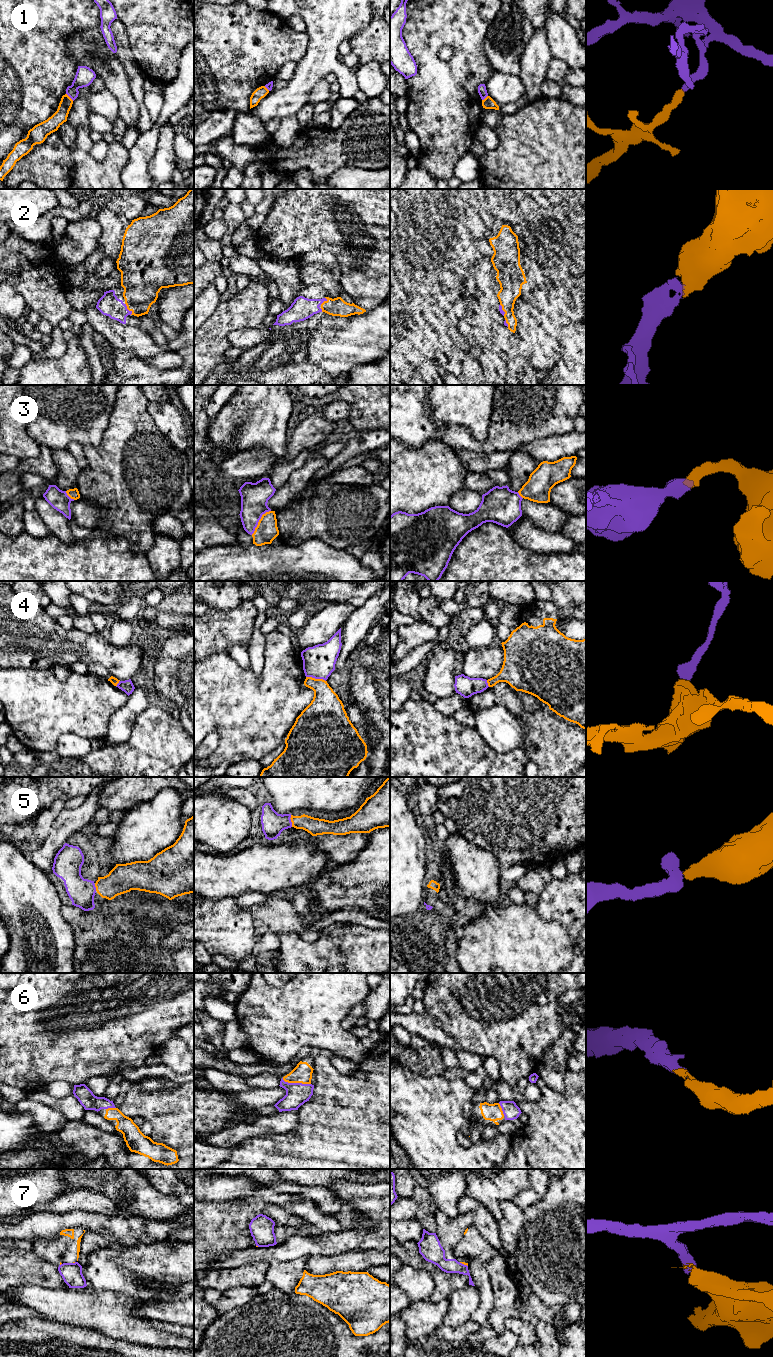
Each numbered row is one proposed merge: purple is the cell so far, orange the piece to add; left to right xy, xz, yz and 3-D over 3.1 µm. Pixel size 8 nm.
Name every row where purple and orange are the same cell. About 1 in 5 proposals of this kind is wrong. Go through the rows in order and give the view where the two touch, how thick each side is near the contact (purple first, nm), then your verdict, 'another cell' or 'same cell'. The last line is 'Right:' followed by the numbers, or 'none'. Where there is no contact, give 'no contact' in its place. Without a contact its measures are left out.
1: meets purple in xy; 150 nm thick on the purple side, 110 nm on the other; another cell
2: meets purple in xy; 170 nm thick on the purple side, 320 nm on the other; same cell
3: meets purple in xz; 220 nm thick on the purple side, 180 nm on the other; same cell
4: meets purple in xz; 260 nm thick on the purple side, 260 nm on the other; another cell
5: meets purple in xz; 180 nm thick on the purple side, 140 nm on the other; same cell
6: meets purple in xz; 180 nm thick on the purple side, 160 nm on the other; same cell
7: meets purple in yz; 160 nm thick on the purple side, 20 nm on the other; another cell
Right: 2, 3, 5, 6

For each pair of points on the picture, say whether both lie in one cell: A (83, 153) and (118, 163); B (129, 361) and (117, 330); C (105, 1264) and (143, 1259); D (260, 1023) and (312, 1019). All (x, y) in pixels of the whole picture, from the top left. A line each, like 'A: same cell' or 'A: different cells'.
A: same cell
B: different cells
C: same cell
D: same cell

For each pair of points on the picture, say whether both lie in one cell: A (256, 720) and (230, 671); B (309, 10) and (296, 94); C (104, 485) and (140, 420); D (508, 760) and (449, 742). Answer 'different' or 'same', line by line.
A: same
B: same
C: same
D: same

